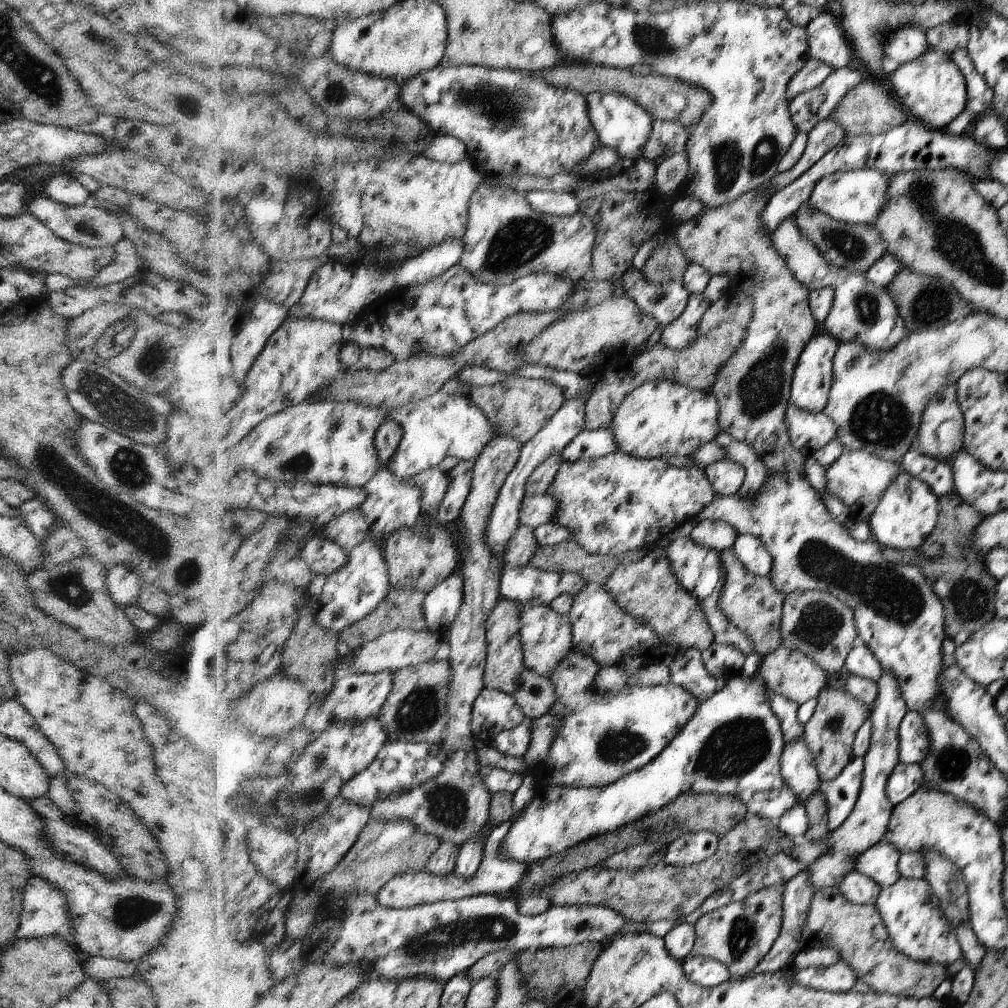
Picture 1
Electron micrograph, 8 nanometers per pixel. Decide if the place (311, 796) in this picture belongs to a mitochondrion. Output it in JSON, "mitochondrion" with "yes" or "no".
{"mitochondrion":"yes"}

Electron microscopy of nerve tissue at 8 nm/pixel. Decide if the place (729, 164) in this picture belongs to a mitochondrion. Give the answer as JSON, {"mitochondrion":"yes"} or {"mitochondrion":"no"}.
{"mitochondrion":"yes"}

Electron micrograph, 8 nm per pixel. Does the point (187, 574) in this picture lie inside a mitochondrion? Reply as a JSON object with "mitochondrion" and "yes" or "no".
{"mitochondrion":"yes"}

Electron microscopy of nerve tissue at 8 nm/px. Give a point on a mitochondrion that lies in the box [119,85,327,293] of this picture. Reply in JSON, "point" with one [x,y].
{"point":[179,99]}

